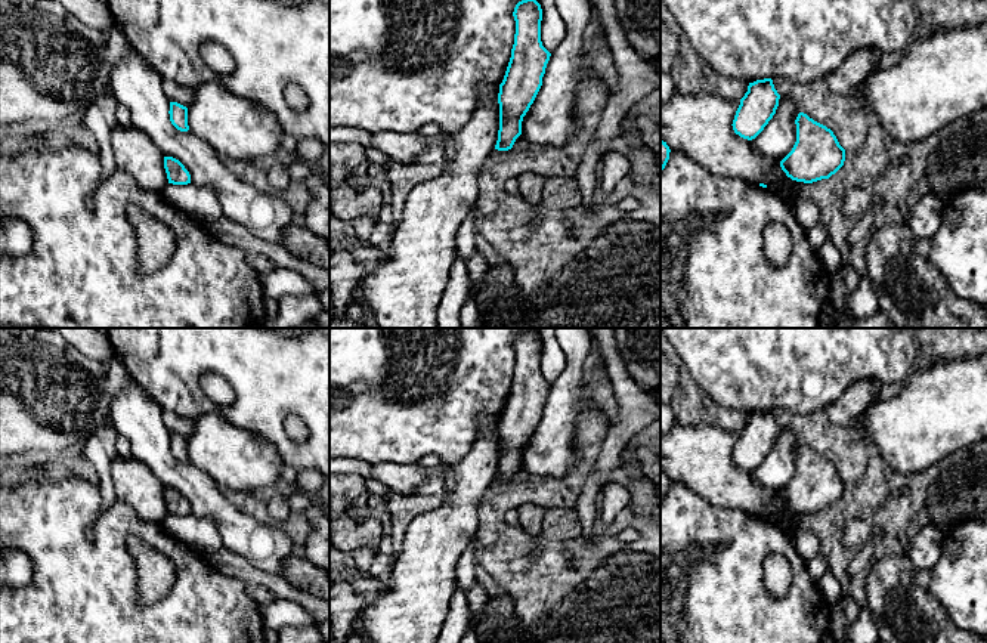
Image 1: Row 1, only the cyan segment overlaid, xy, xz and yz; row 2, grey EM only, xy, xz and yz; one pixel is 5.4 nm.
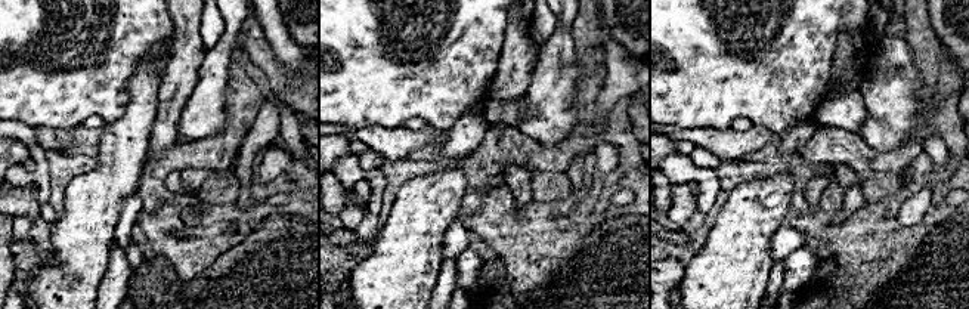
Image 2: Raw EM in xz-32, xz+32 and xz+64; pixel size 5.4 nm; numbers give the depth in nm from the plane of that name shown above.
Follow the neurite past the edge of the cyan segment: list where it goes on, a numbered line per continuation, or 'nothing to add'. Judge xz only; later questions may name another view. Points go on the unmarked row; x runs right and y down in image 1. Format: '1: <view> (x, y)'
nothing to add

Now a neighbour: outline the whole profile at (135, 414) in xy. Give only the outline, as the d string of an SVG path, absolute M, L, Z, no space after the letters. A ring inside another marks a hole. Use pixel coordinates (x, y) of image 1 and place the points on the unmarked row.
M134 381L112 401L109 421L129 439L132 455L148 466L164 488L185 497L191 514L214 523L222 547L259 571L282 576L284 560L293 553L290 537L276 523L263 523L238 510L208 474L189 461L177 461L170 452L163 408Z

